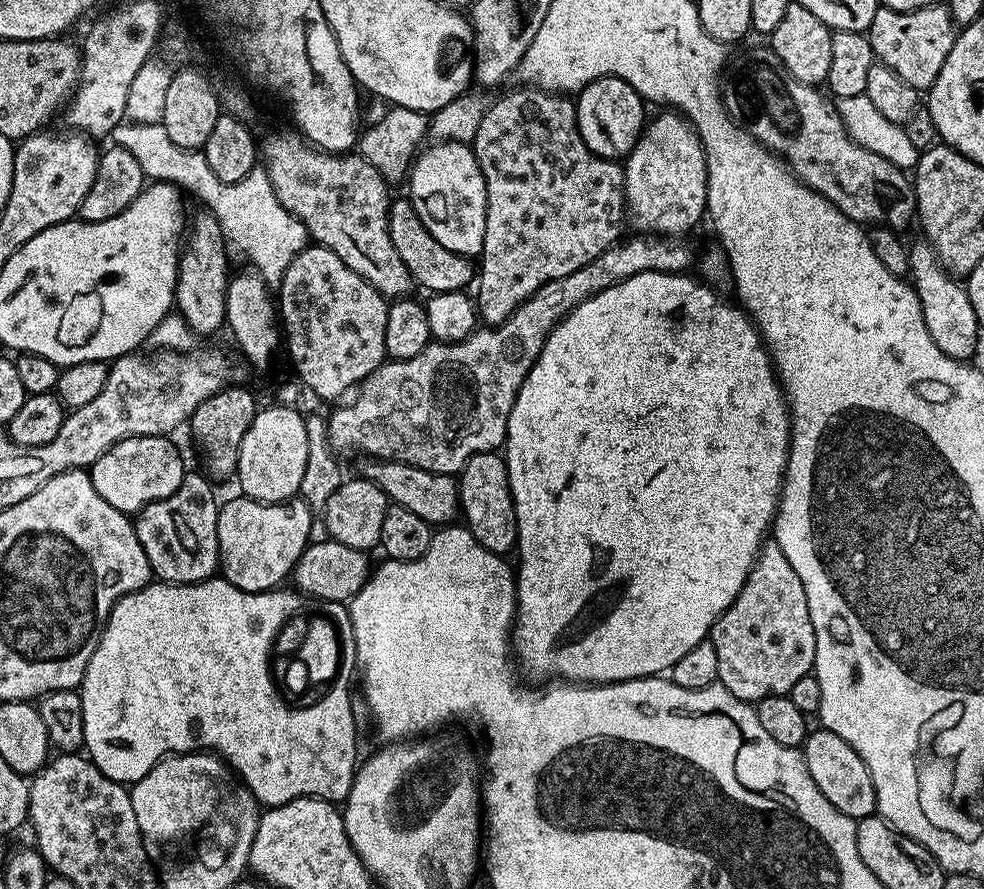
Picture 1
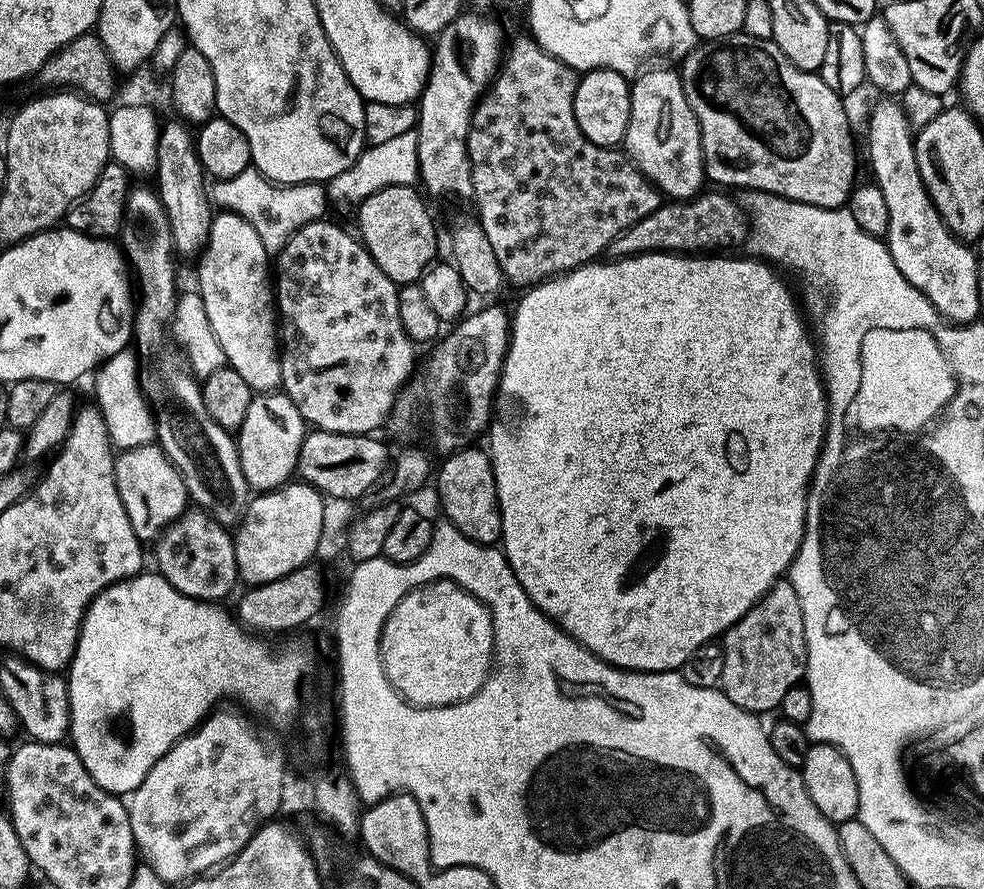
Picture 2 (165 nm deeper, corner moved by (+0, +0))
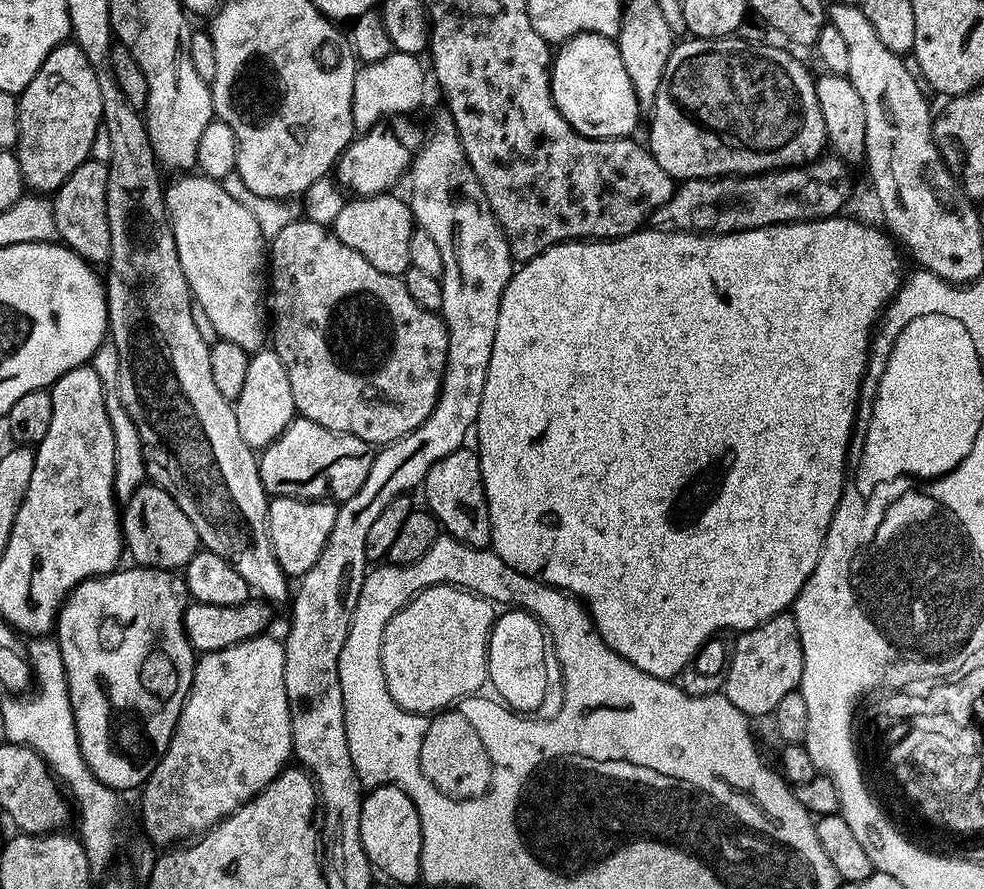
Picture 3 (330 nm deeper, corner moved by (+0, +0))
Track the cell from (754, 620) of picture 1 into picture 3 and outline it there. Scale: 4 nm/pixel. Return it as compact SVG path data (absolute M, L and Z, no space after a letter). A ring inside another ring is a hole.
M791 611L780 612L758 626L741 631L730 648L728 677L722 695L749 718L771 717L778 702L790 691L799 689L804 655L798 622Z

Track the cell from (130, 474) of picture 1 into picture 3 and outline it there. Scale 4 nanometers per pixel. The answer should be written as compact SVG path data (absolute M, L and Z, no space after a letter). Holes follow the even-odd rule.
M151 482L140 485L123 505L122 531L127 555L133 556L141 568L183 570L192 561L202 545L190 518L182 514L178 502L166 490Z

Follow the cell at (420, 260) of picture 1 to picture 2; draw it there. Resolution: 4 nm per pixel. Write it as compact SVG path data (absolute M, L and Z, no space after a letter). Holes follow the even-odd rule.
M411 184L386 186L359 201L357 208L360 209L356 212L359 239L374 262L378 262L382 274L386 274L397 286L417 283L429 264L437 259L436 228L424 205L425 197L416 190Z

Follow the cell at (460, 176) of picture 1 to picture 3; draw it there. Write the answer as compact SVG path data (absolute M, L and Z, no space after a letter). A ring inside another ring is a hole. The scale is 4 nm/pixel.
M837 214L821 216L819 220L799 220L793 224L775 224L745 232L728 232L725 236L675 230L641 230L628 236L620 236L617 240L567 240L564 244L550 246L532 260L523 261L513 271L502 294L498 310L498 330L494 334L494 350L490 354L490 366L486 374L486 390L482 390L482 406L478 410L474 429L474 440L476 436L477 442L480 443L480 469L490 510L491 551L522 575L550 584L583 601L606 646L626 658L626 662L638 666L638 670L657 676L659 680L679 677L681 670L688 665L690 658L694 658L698 649L720 634L723 628L747 630L774 618L780 612L789 611L795 605L806 578L813 576L814 566L821 560L820 551L828 527L844 493L848 445L852 442L852 430L856 427L856 406L860 403L860 387L864 381L864 373L868 370L868 349L872 346L872 337L880 317L884 315L885 308L895 298L902 283L901 249L887 231L877 228L871 228L860 220L847 220L844 214Z

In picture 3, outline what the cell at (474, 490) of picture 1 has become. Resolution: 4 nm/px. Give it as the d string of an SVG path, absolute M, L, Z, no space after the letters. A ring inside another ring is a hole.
M465 446L454 450L454 454L446 454L446 458L442 458L442 462L434 462L434 466L430 466L430 470L426 474L422 485L422 493L424 492L424 500L427 511L436 517L441 529L452 539L460 544L465 544L467 548L487 549L492 542L492 527L490 526L490 510L486 502L486 490L482 482L482 470L480 469L480 458L475 451L470 450L471 447Z

